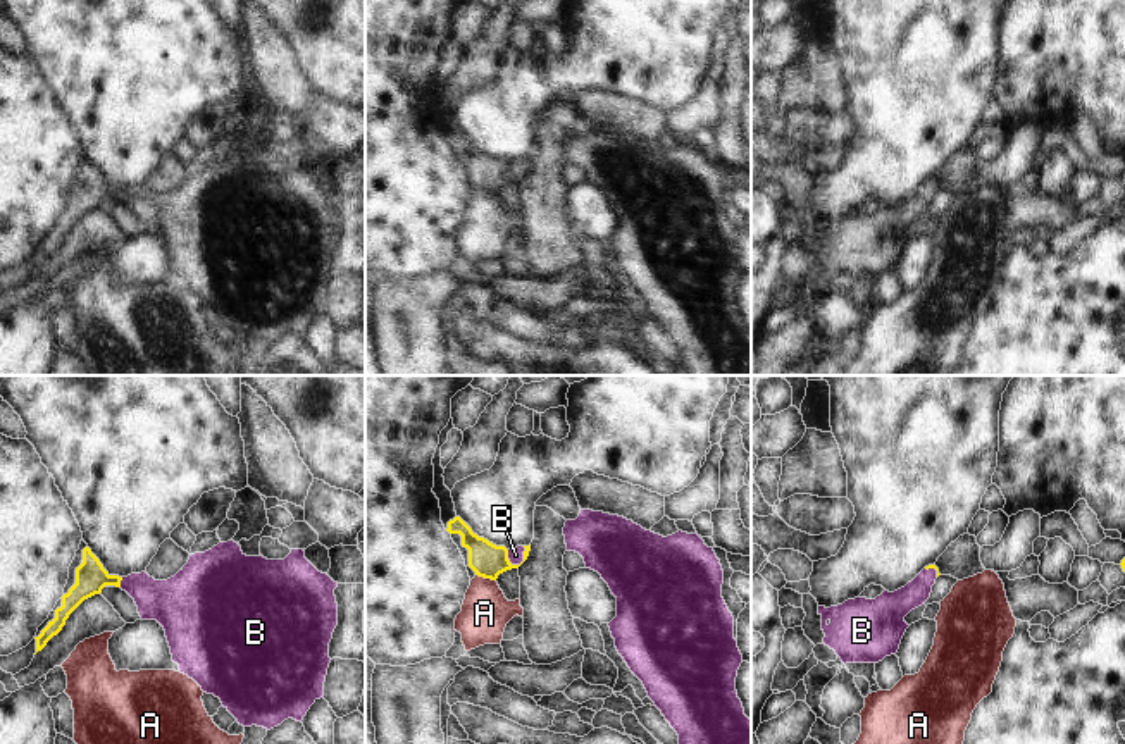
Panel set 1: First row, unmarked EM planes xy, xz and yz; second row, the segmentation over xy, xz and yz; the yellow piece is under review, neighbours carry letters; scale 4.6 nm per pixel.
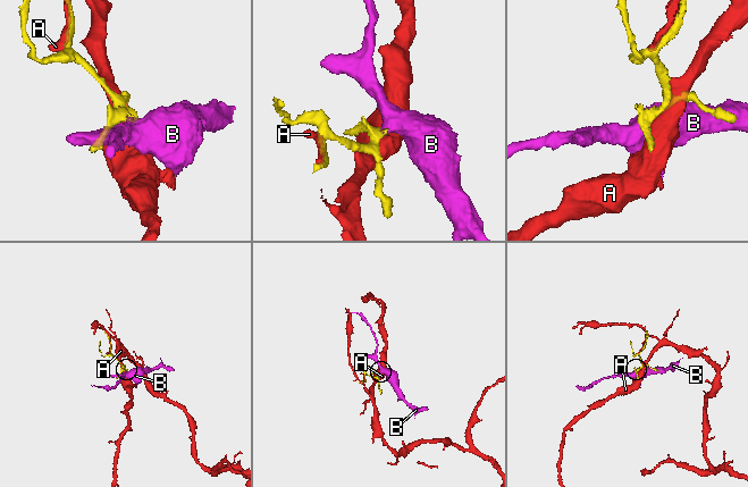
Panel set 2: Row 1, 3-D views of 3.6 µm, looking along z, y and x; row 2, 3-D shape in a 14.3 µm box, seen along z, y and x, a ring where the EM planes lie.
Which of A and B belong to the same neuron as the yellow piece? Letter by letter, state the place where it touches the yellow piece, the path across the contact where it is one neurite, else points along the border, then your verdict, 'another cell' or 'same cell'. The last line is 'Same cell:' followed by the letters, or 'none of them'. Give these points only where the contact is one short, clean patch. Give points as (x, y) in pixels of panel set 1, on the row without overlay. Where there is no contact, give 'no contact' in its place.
A: meets yellow in xz at (486, 192); another cell
B: meets yellow in xz at (524, 173); runs through xz (488, 174), (524, 173), (515, 169); same cell
Same cell: B

